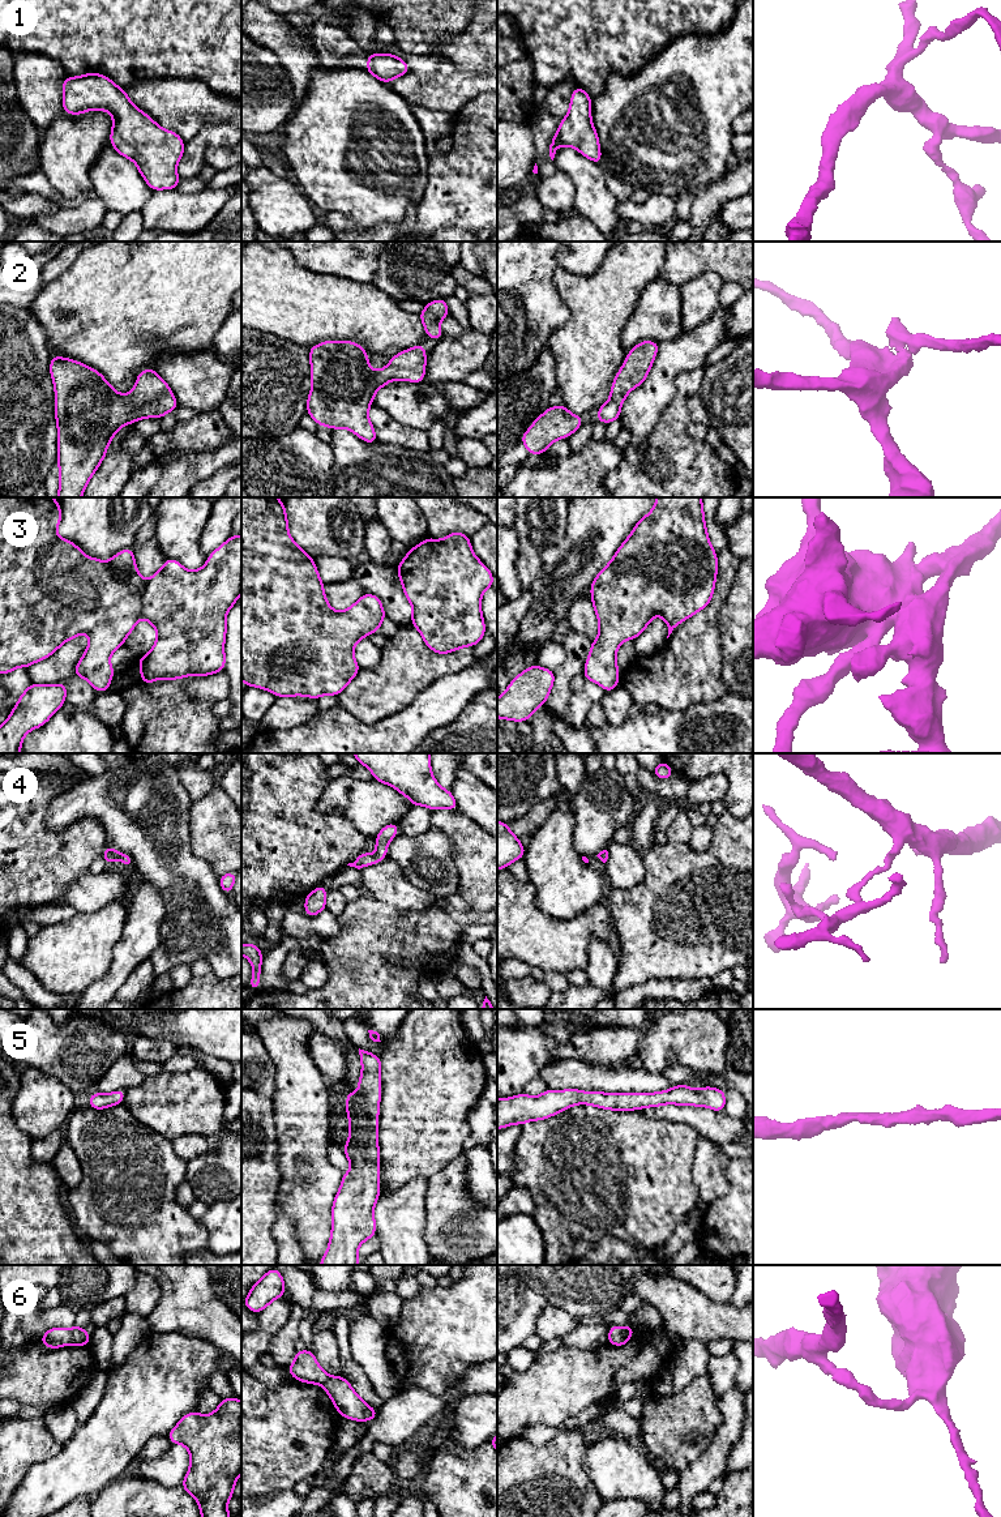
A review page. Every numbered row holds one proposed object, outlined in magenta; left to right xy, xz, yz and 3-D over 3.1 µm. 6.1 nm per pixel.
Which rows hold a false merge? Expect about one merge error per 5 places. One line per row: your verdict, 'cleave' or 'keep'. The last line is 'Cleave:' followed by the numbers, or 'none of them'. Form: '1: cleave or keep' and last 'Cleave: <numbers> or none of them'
1: keep
2: keep
3: keep
4: keep
5: keep
6: cleave
Cleave: 6

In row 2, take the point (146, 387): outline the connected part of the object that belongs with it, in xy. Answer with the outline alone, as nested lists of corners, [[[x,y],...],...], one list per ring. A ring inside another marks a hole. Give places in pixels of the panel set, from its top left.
[[[52,355],[50,373],[55,386],[57,423],[57,497],[82,496],[90,478],[104,460],[111,439],[123,426],[142,418],[161,419],[177,407],[171,388],[155,369],[142,369],[134,389],[127,394],[119,394],[100,372],[73,359]]]

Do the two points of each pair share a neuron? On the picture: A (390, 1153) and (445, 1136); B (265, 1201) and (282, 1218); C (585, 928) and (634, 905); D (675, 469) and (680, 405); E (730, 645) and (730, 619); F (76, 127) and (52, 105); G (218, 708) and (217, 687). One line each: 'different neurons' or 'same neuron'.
A: same neuron
B: different neurons
C: different neurons
D: same neuron
E: same neuron
F: different neurons
G: different neurons

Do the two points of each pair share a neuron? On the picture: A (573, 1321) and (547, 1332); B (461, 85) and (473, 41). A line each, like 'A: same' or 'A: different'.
A: same
B: different

